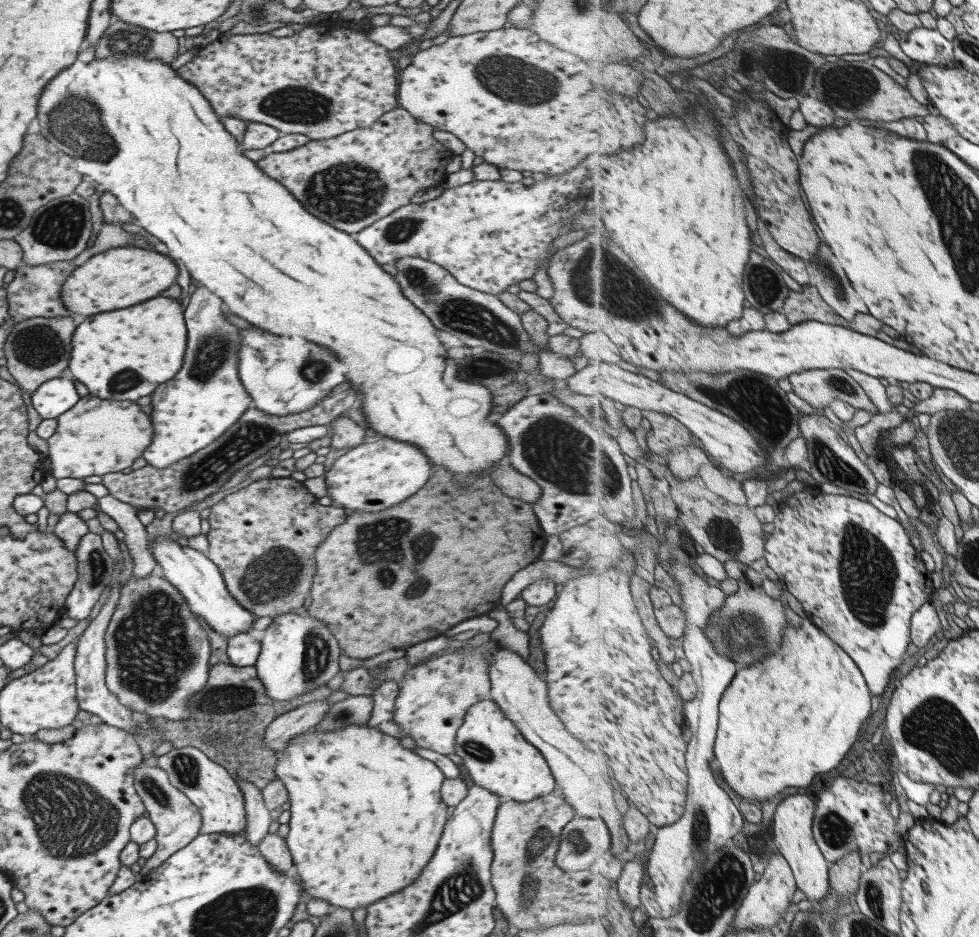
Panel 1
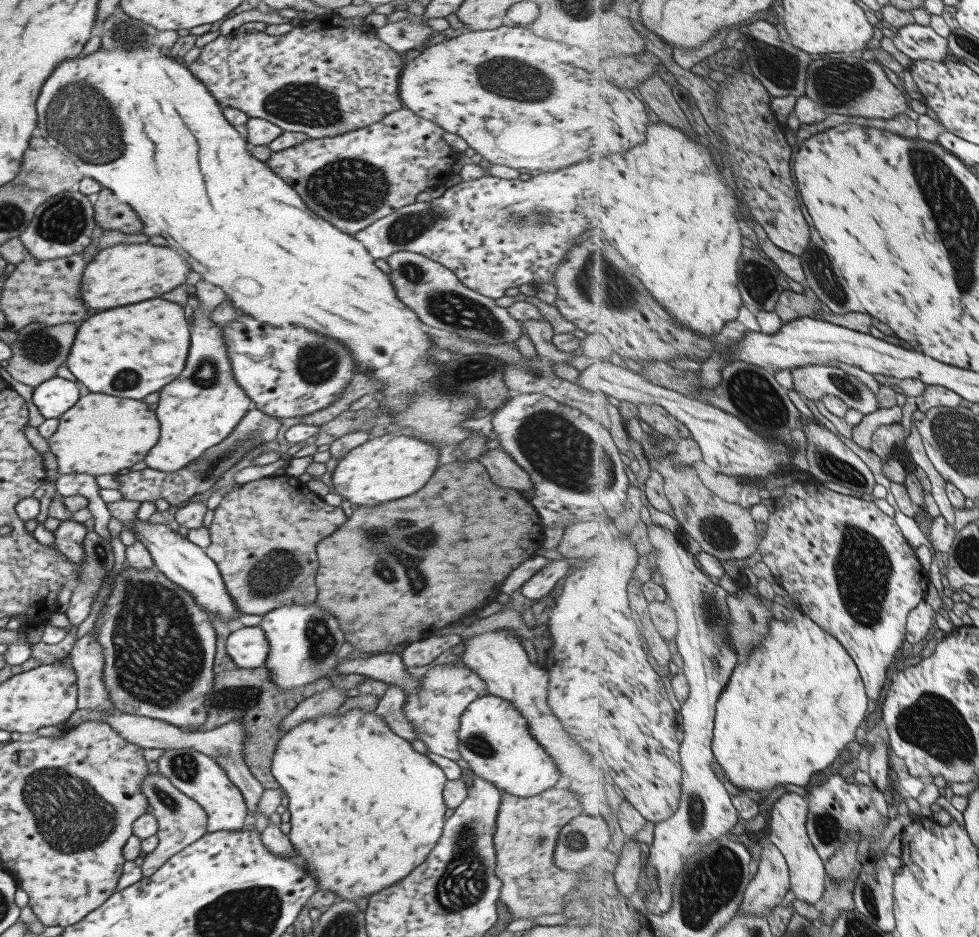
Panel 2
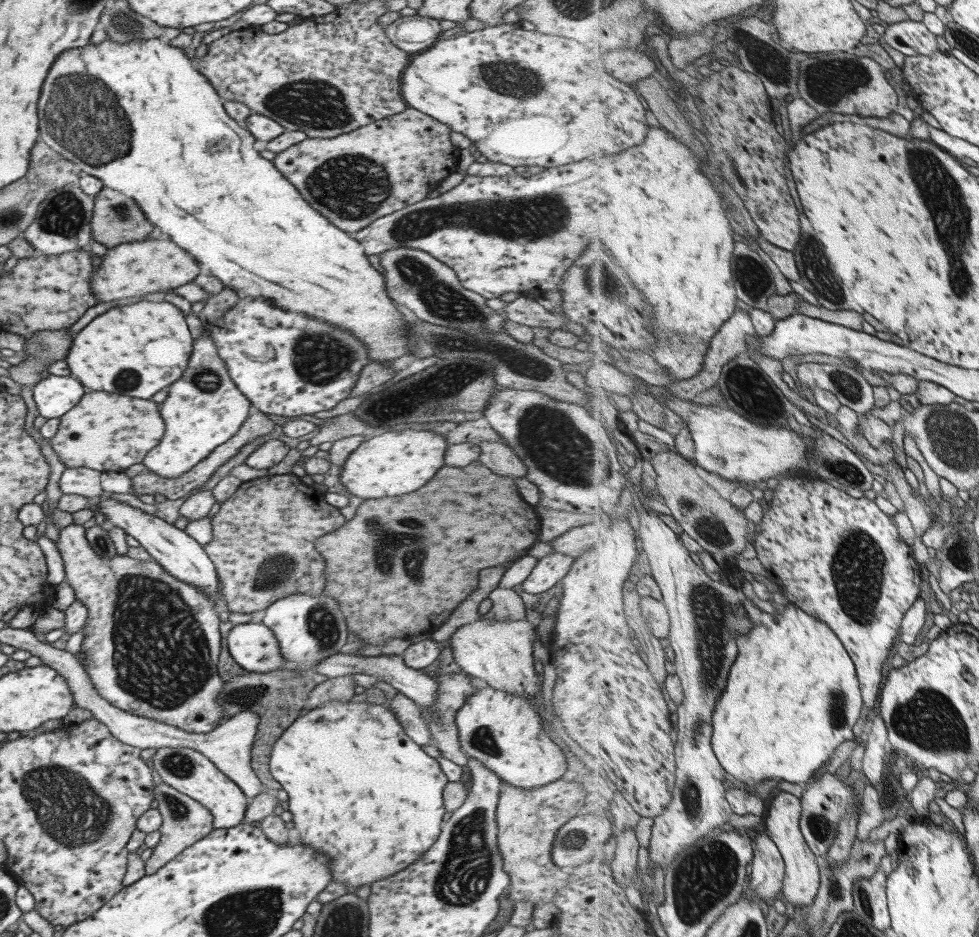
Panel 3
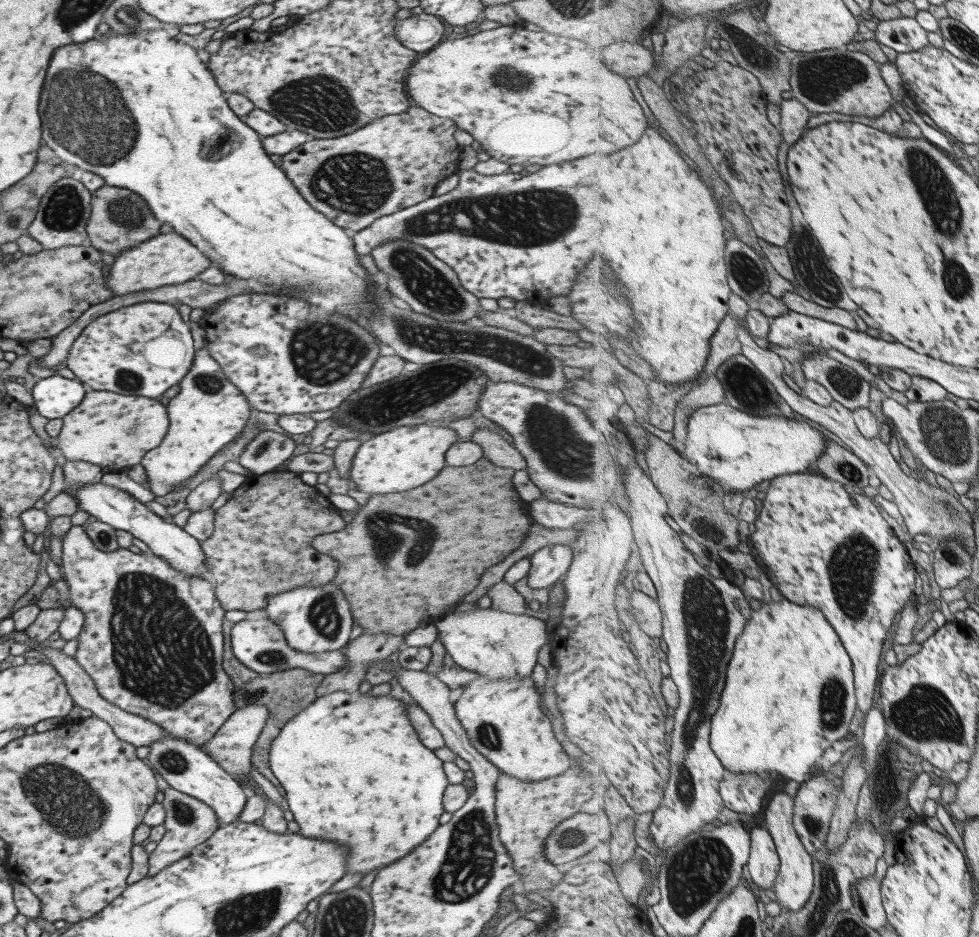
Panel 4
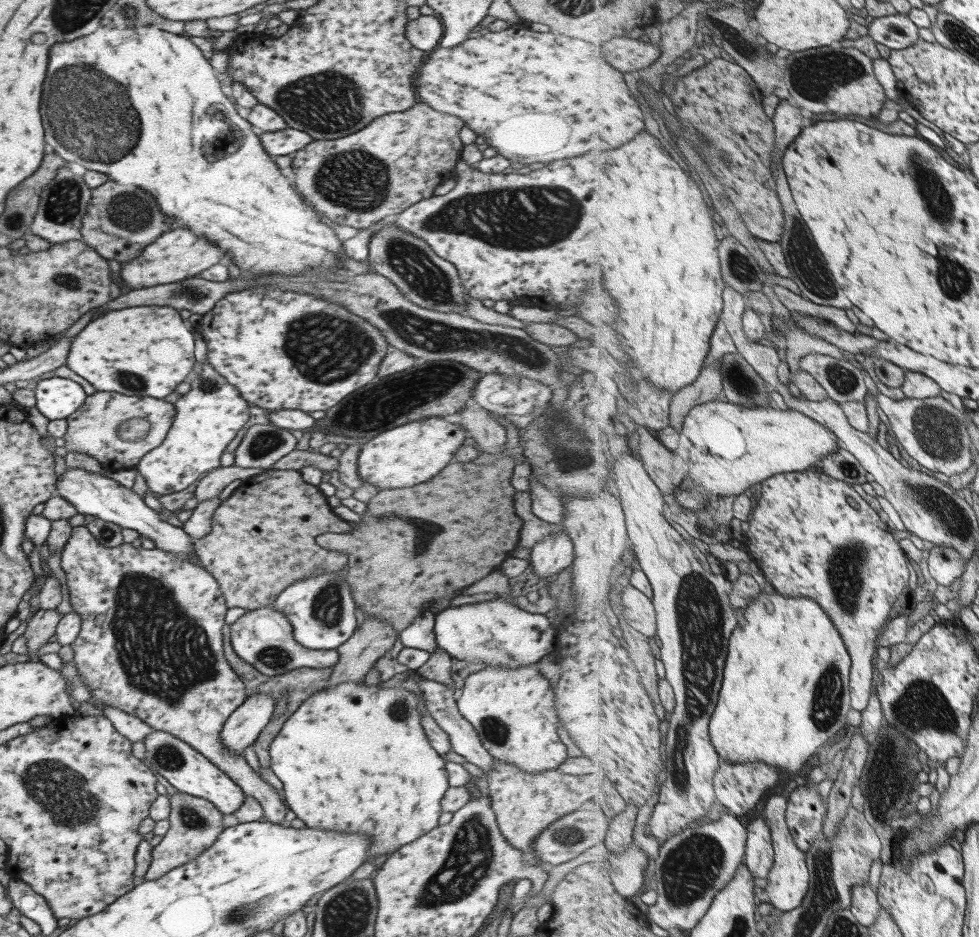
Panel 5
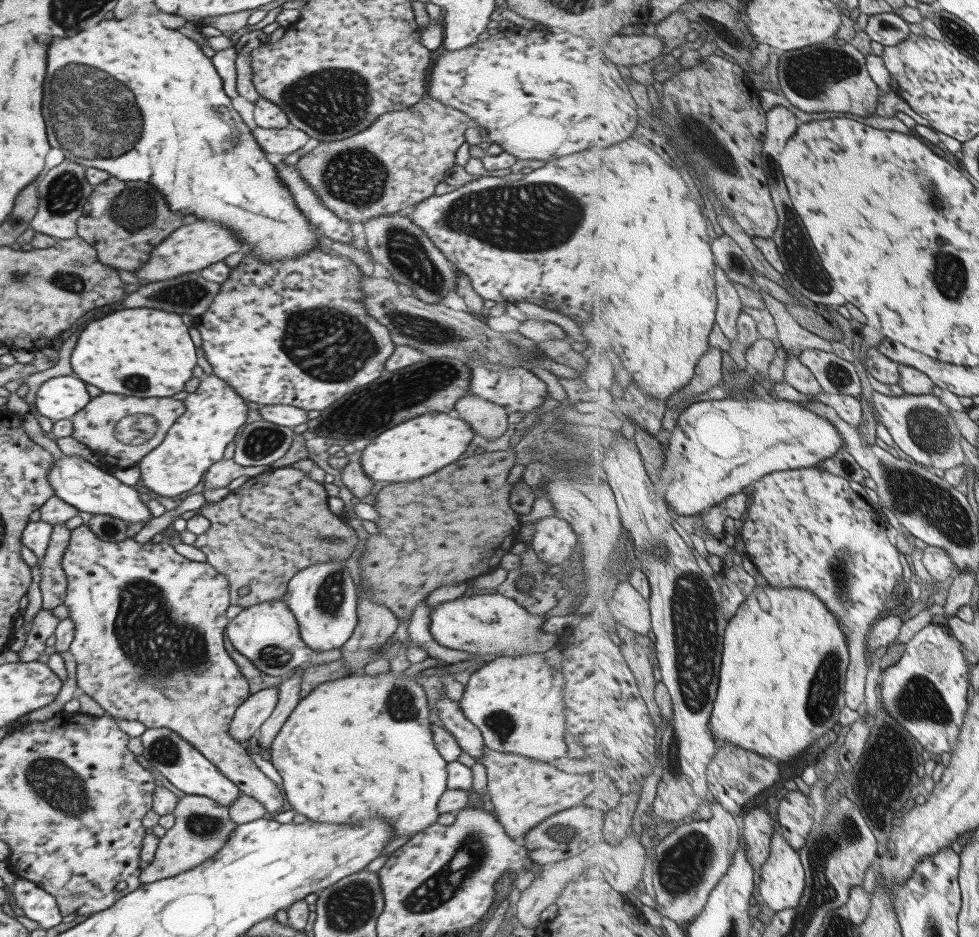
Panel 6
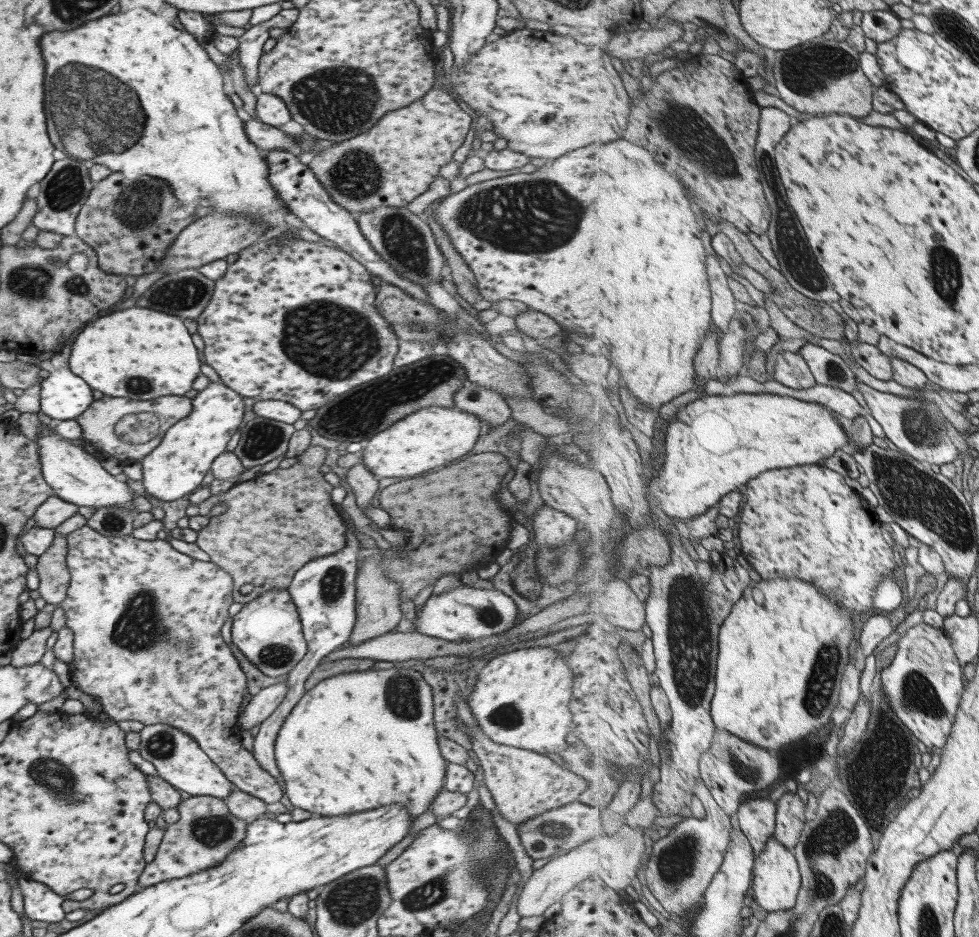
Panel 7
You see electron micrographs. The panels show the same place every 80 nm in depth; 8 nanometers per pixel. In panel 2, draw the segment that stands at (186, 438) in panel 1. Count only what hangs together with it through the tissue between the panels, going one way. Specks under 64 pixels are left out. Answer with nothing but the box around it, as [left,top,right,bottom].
[143,278,252,472]

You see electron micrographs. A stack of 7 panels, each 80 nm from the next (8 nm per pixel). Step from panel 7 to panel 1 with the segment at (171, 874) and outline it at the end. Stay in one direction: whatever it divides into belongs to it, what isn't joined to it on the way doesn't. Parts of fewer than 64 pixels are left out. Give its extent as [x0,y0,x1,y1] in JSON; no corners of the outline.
[133,760,201,876]

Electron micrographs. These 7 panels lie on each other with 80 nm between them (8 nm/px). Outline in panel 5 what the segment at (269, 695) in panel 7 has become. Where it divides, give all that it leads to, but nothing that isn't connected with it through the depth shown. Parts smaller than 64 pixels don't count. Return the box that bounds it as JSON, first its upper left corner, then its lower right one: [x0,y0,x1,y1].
[219,693,274,754]

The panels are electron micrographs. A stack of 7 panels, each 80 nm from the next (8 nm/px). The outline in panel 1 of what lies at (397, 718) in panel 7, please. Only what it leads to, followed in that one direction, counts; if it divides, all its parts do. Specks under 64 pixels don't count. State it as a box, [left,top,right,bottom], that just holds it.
[273,723,447,911]

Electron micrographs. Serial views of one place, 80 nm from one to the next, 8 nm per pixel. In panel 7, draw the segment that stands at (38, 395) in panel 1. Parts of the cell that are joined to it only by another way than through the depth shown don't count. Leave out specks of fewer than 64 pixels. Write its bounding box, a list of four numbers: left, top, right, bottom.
[39,344,91,422]

